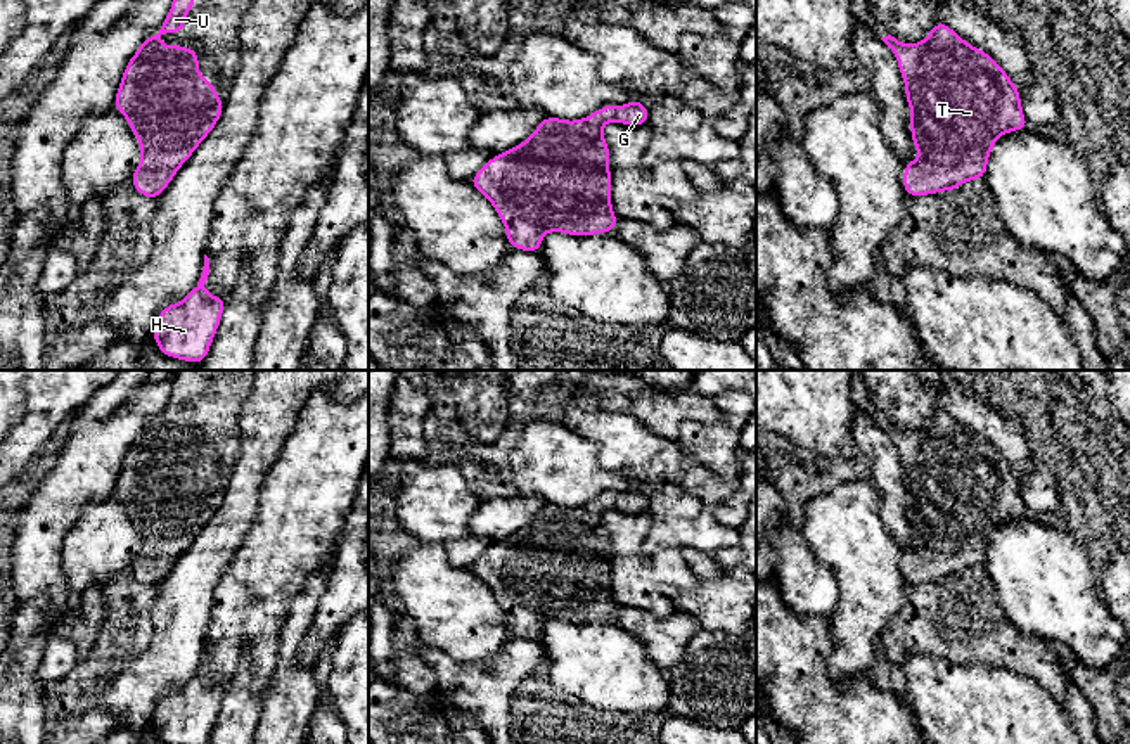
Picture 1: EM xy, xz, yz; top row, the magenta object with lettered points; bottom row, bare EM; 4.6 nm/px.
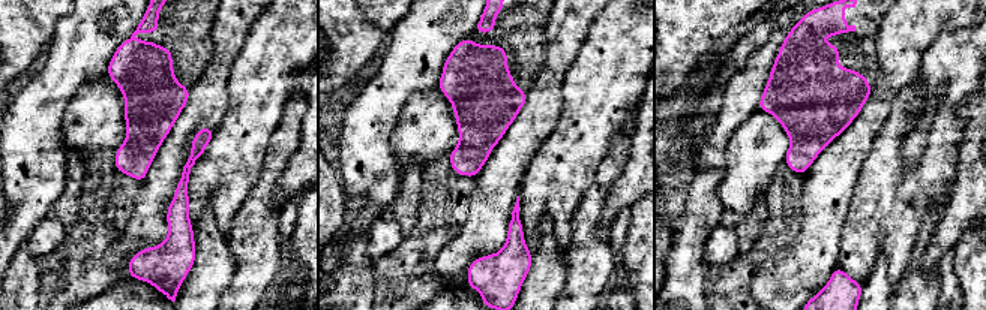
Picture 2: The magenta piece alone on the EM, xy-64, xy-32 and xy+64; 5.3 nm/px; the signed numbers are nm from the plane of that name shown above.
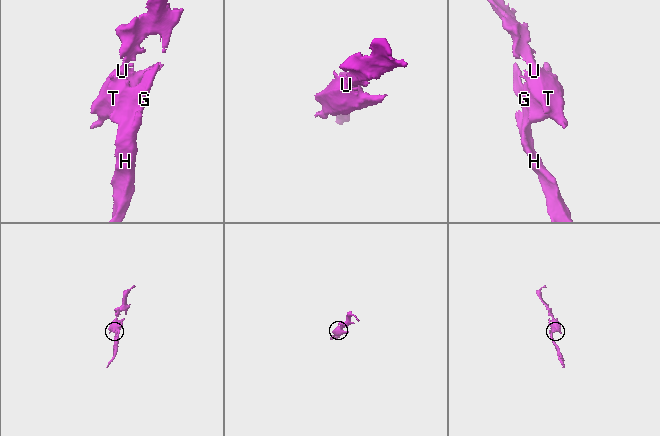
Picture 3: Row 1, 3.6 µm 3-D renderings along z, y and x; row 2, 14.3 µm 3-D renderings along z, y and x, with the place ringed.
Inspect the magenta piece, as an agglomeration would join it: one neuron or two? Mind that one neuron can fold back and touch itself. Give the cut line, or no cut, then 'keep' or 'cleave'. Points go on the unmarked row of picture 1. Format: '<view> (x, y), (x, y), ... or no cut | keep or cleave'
no cut | keep

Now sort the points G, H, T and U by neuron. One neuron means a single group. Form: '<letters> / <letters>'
G H T U

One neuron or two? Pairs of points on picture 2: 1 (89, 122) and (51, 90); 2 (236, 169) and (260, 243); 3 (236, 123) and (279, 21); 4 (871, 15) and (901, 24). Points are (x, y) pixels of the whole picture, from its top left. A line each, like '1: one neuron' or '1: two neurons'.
1: two neurons
2: two neurons
3: one neuron
4: two neurons

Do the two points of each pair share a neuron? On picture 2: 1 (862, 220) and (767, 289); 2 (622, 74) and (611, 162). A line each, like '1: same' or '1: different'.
1: different
2: different

